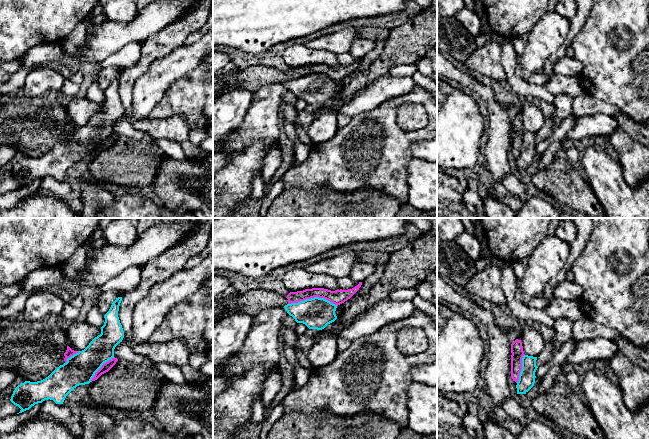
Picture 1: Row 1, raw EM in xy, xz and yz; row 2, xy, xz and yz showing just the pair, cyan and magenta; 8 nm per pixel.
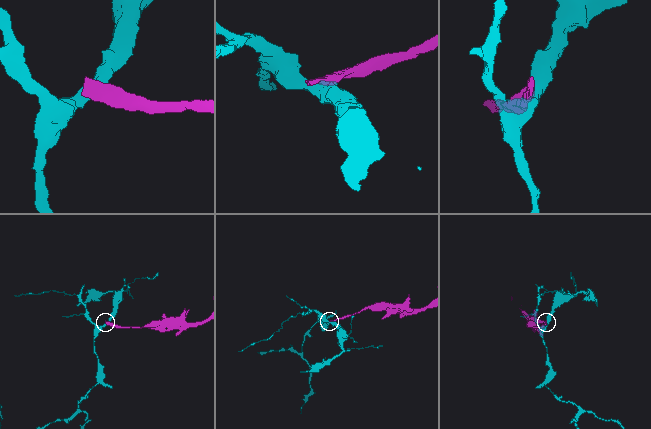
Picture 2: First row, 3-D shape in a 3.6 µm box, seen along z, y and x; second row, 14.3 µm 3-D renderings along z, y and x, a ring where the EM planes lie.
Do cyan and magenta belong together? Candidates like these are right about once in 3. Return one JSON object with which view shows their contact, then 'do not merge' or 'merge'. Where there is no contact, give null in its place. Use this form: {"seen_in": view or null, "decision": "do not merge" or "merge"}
{"seen_in": "xz", "decision": "do not merge"}

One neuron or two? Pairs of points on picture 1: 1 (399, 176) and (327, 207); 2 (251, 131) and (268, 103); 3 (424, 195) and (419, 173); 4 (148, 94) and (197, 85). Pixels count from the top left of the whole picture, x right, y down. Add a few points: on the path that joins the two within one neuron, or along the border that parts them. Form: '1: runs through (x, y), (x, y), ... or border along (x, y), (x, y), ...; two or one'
1: border along (346, 192), (362, 188), (375, 188), (391, 196); two
2: runs through (258, 124), (262, 120), (264, 110); one
3: runs through (424, 190), (424, 178); one
4: border along (183, 75), (167, 89), (162, 99), (152, 110); two

